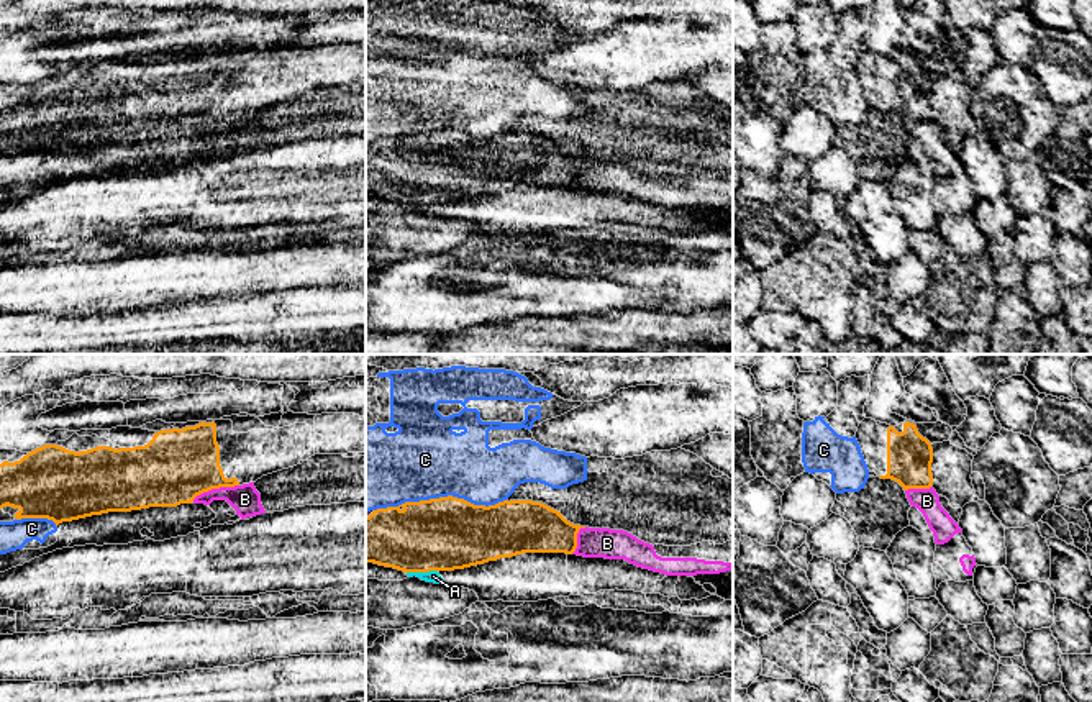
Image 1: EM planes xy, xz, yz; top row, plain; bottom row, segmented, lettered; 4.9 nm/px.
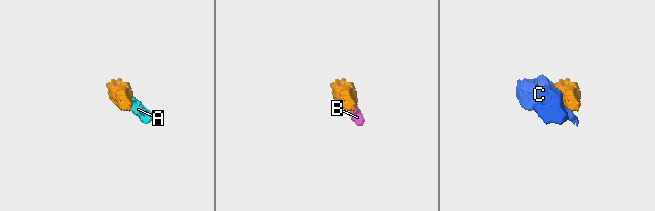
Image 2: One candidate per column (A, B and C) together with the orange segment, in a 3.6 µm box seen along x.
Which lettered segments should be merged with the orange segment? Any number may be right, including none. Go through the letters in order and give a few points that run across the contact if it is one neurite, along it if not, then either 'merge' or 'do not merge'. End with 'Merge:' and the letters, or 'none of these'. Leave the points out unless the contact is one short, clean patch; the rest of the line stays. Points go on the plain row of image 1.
A: xz (438, 204), (407, 205) | do not merge
B: xy (238, 117), (204, 123), (192, 133) | do not merge
C: do not merge
Merge: none of these

